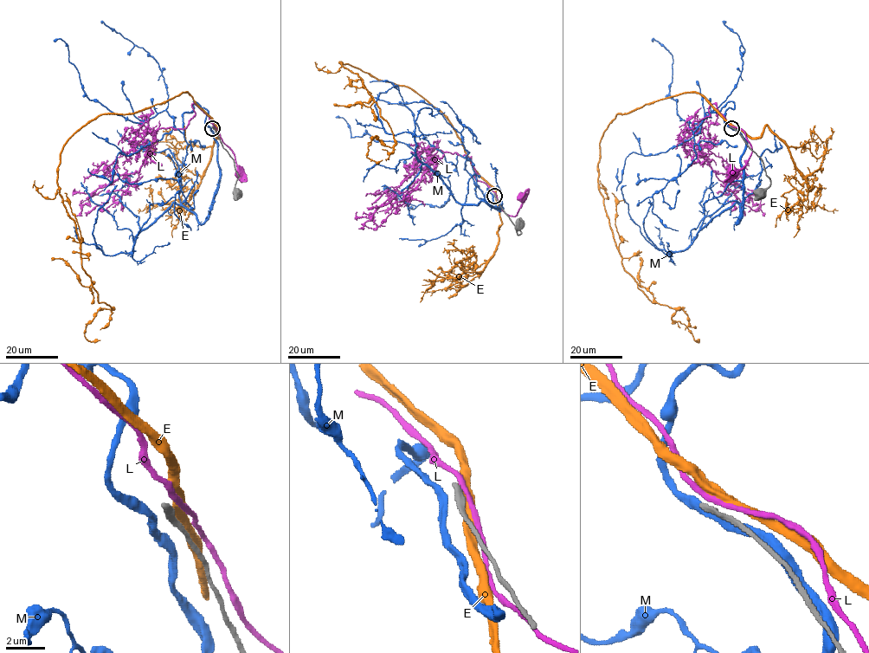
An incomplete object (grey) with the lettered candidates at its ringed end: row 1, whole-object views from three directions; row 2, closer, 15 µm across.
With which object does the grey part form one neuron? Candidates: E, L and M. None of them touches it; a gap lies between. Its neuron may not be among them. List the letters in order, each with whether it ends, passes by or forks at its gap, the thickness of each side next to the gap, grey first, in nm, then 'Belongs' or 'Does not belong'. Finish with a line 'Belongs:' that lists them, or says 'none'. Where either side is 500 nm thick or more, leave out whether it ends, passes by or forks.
E: It passes by. Thickness 400 nm (grey) against 440 nm. Does not belong
L: It passes by. Thickness 400 nm (grey) against 240 nm. Does not belong
M: It passes by. Thickness 400 nm (grey) against 340 nm. Belongs
Belongs: M

